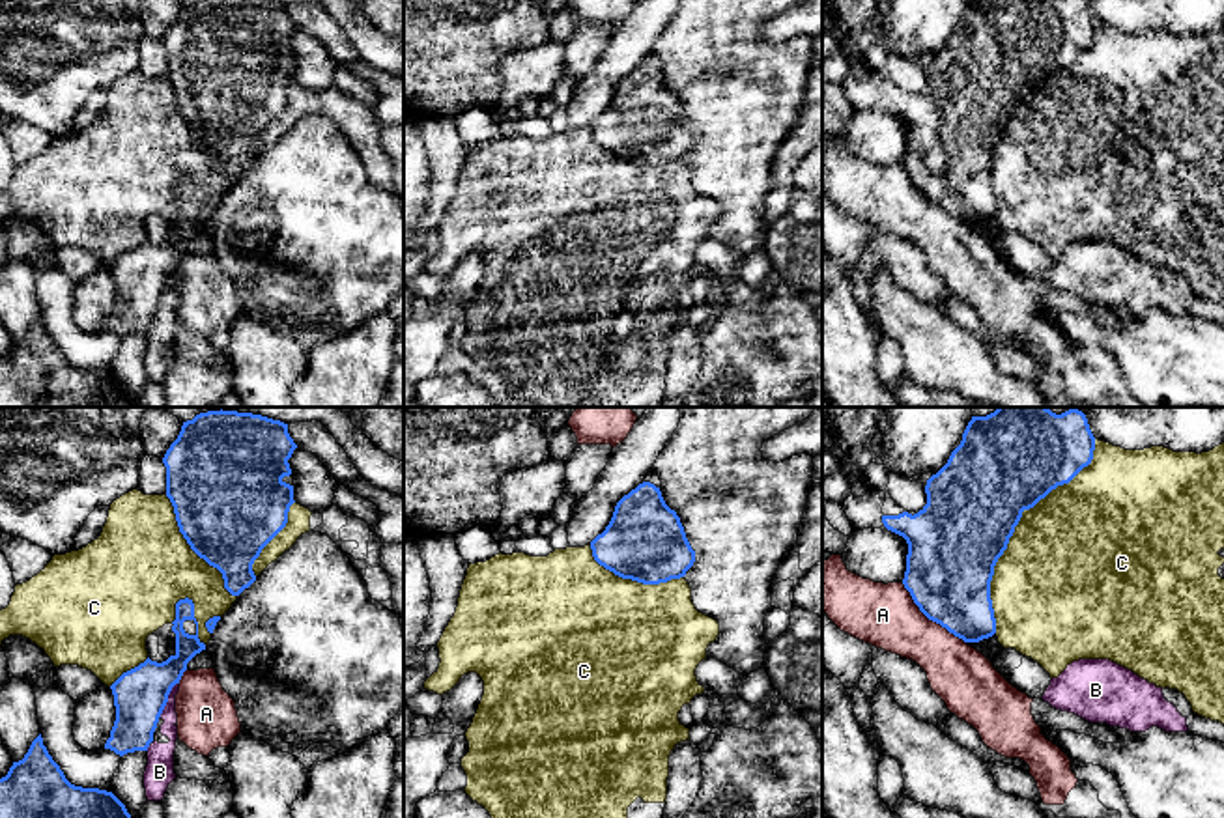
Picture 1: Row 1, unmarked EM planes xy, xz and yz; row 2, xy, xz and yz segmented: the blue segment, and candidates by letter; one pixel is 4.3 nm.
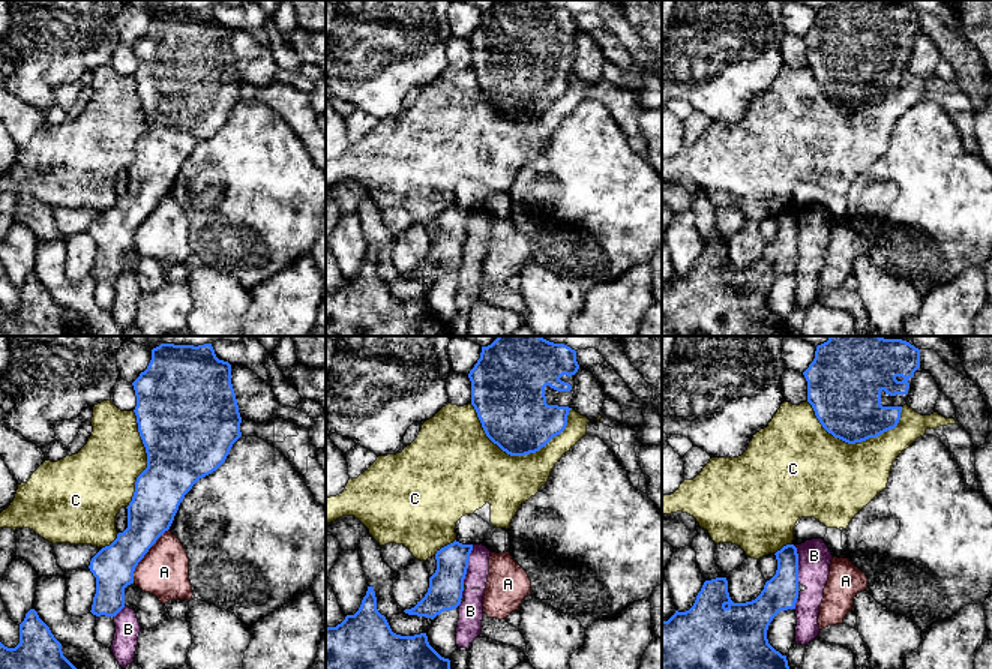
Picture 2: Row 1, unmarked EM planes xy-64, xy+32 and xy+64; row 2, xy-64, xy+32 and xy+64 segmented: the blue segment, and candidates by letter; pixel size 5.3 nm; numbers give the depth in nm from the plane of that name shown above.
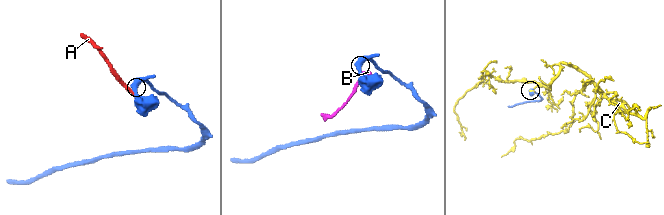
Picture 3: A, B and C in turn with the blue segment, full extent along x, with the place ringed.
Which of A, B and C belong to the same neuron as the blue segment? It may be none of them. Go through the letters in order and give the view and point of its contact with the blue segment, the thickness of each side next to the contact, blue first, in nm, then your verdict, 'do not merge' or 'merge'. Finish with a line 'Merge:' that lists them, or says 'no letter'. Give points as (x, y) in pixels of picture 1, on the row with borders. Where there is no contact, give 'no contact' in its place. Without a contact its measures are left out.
A: yz (929, 619) | 380/280 nm | do not merge
B: xy (167, 699) | 220/110 nm | do not merge
C: yz (1015, 525) | 400/480 nm | do not merge
Merge: no letter

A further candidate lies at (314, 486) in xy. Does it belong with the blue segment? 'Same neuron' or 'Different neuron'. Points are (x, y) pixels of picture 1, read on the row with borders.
Different neuron

